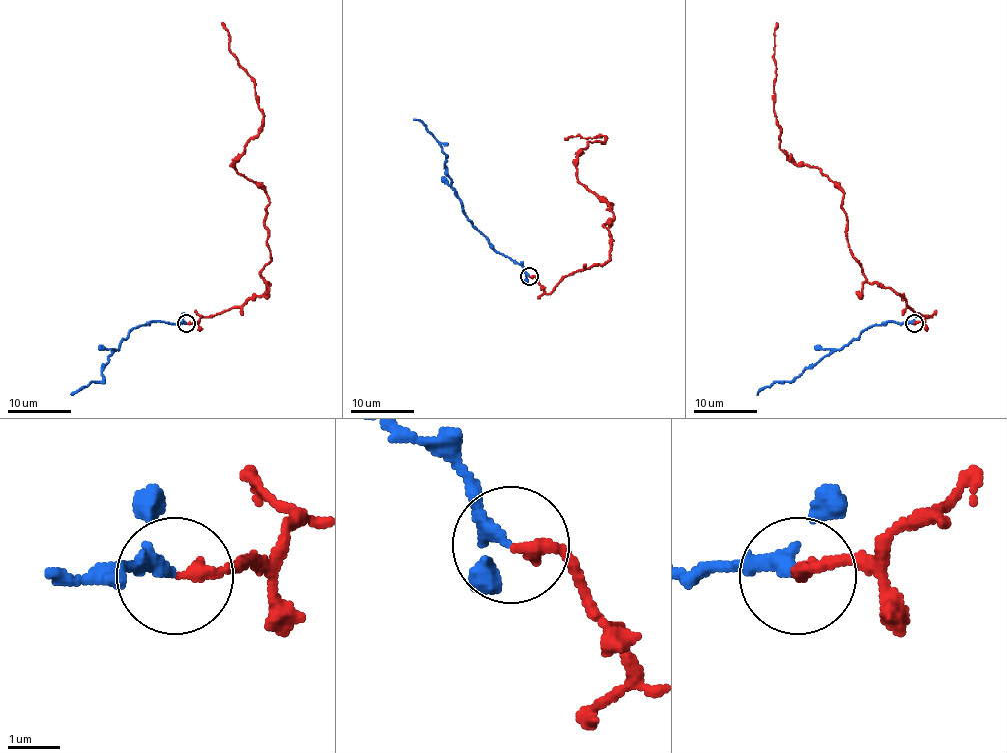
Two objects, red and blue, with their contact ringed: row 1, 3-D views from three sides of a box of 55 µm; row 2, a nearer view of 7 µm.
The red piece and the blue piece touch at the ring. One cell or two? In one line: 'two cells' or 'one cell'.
one cell

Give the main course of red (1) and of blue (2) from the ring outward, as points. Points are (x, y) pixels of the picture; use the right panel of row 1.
1: (914, 324), (932, 317), (868, 282), (854, 258), (839, 188), (780, 148), (777, 22)
2: (914, 324), (887, 321), (866, 327), (857, 338), (809, 365), (791, 380), (774, 381), (756, 394)

